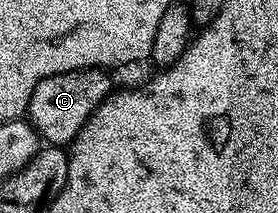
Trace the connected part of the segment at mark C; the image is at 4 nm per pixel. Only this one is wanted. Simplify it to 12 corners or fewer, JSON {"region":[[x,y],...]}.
{"region":[[106,69],[43,78],[26,121],[70,147],[112,93]]}

